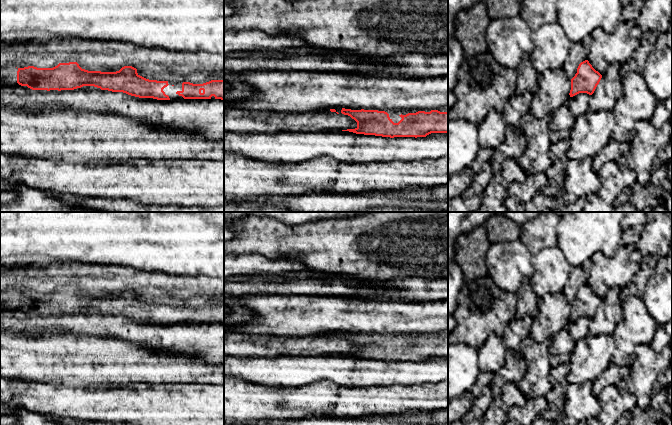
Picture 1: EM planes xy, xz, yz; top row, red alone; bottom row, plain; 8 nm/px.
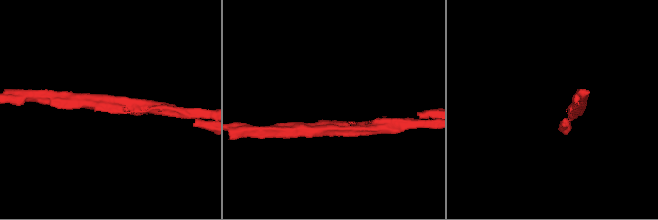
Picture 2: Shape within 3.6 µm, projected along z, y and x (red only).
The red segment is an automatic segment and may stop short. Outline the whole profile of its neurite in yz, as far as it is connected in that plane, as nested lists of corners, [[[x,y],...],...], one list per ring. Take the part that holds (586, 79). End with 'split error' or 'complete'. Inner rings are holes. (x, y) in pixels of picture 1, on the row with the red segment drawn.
[[[588,60],[581,62],[577,68],[577,73],[571,79],[570,97],[579,93],[592,95],[601,78],[602,75],[592,67]]] | complete

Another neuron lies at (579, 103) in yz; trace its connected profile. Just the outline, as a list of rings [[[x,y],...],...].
[[[579,93],[573,97],[569,97],[568,101],[551,115],[550,130],[570,131],[576,118],[587,112],[590,96],[587,93]]]

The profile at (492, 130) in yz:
[[[494,108],[490,109],[485,120],[478,125],[480,147],[492,148],[496,151],[505,140],[507,126],[502,113],[497,112]]]

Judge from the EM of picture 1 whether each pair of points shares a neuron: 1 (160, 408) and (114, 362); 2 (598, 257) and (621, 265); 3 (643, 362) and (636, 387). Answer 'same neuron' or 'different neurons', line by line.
1: different neurons
2: same neuron
3: same neuron

